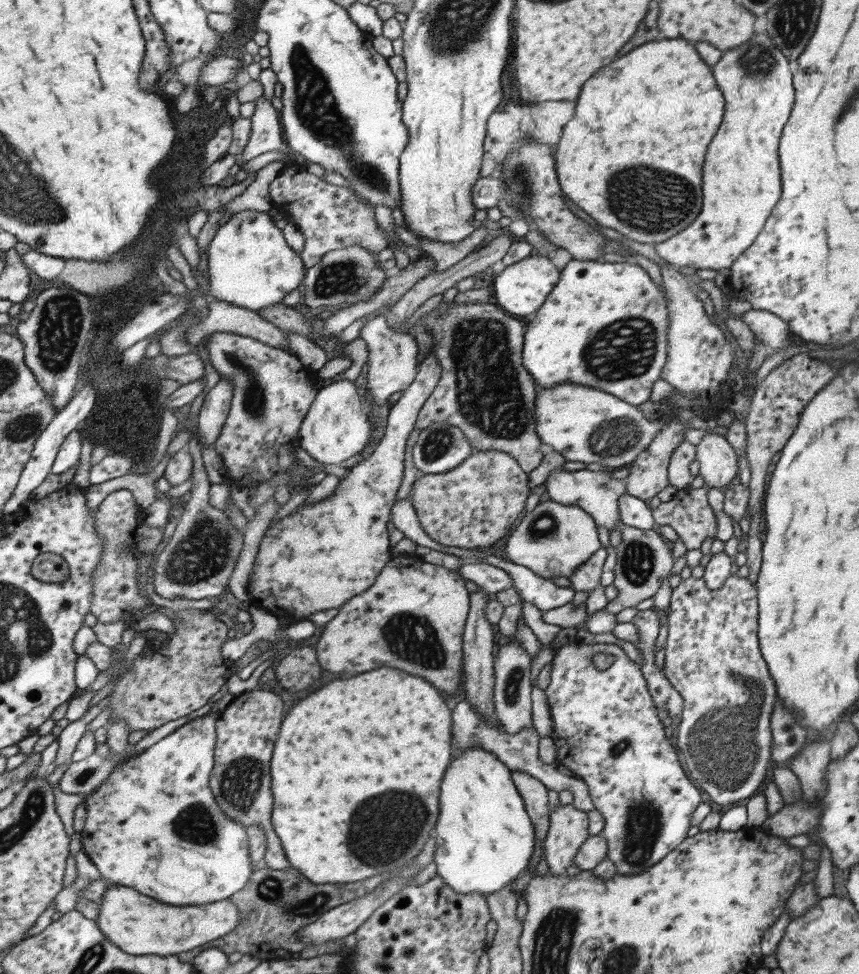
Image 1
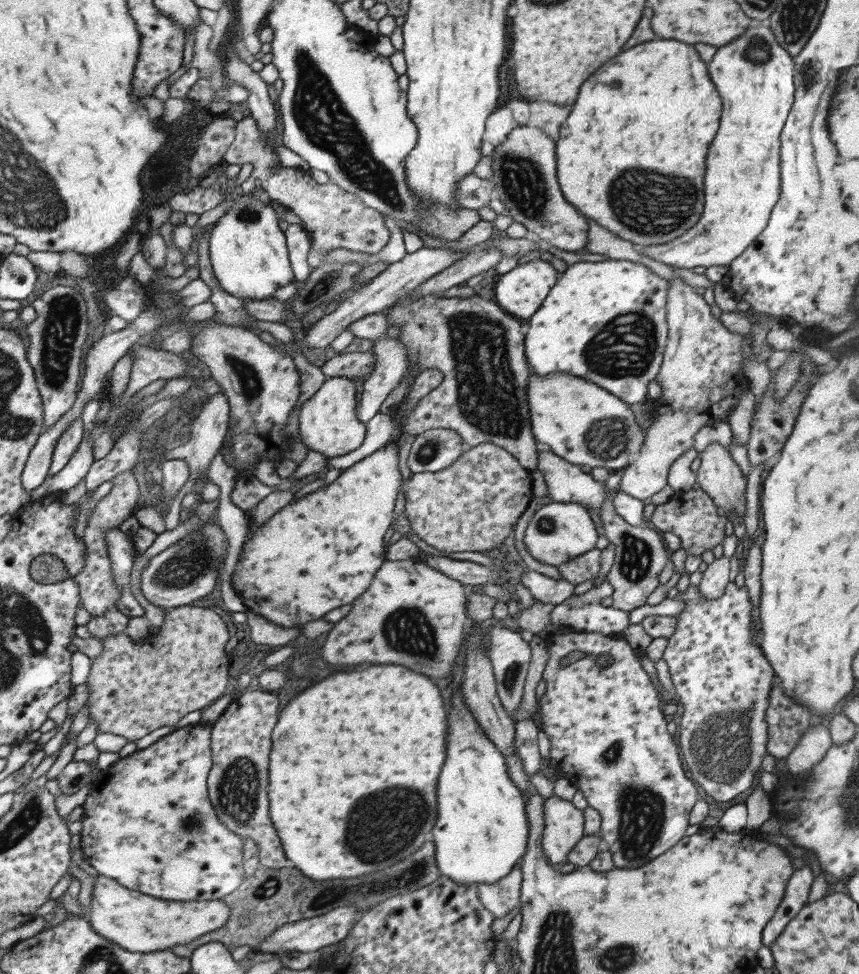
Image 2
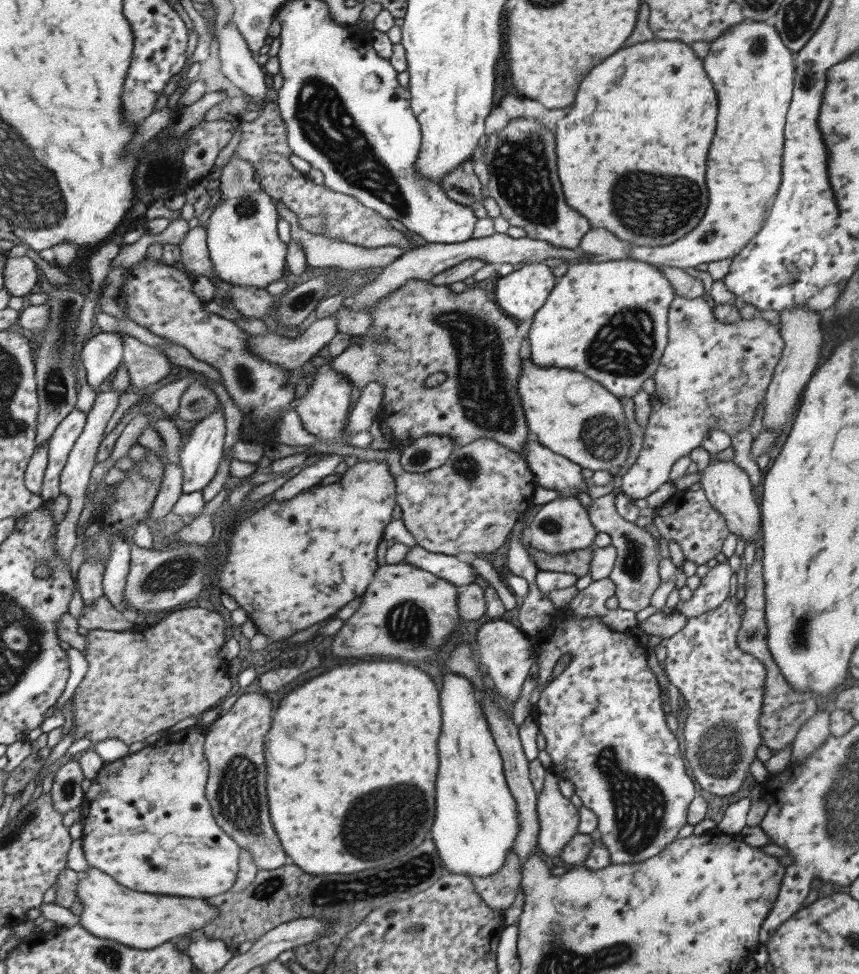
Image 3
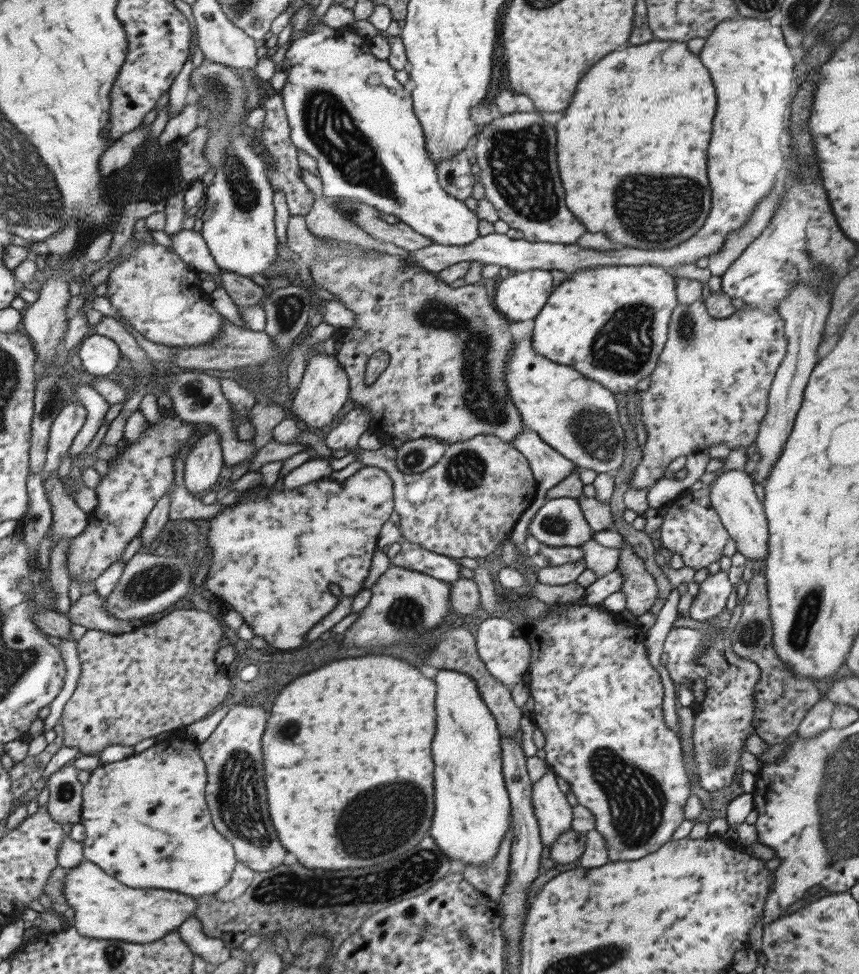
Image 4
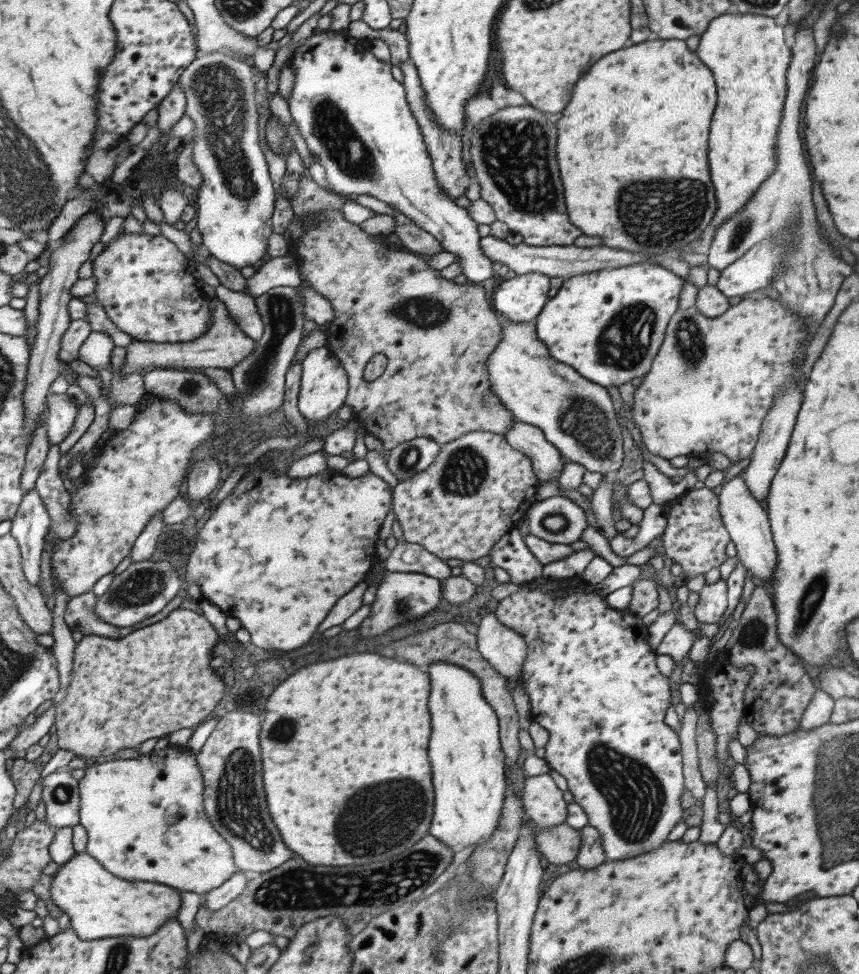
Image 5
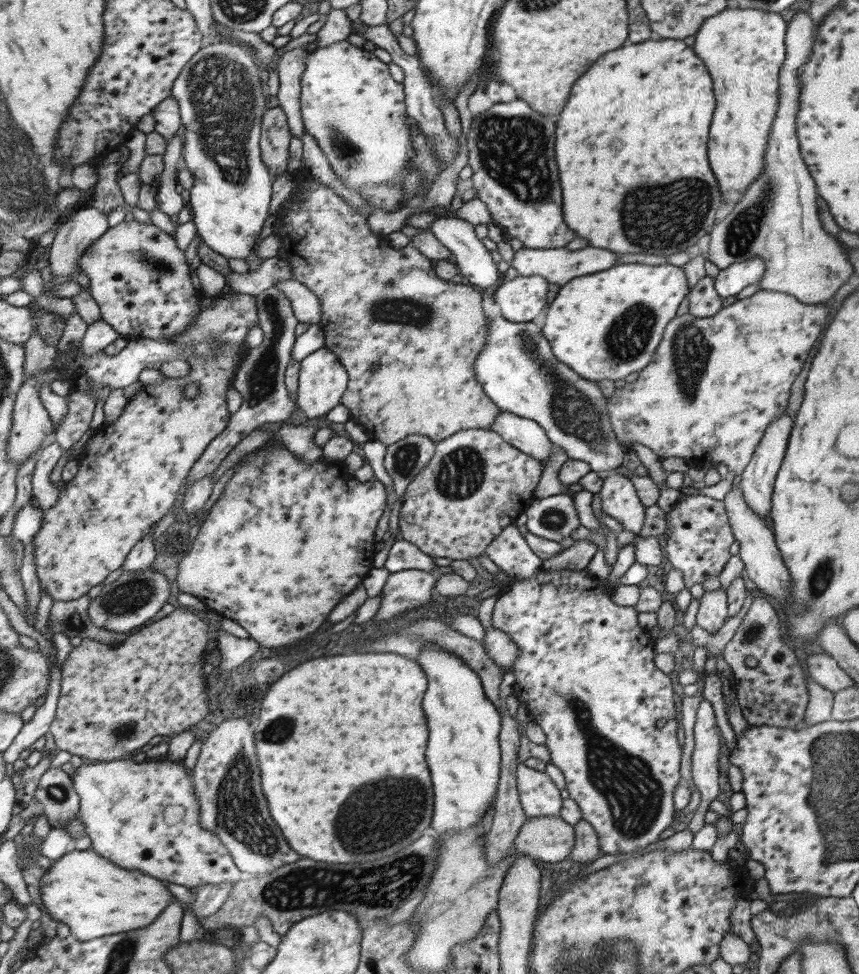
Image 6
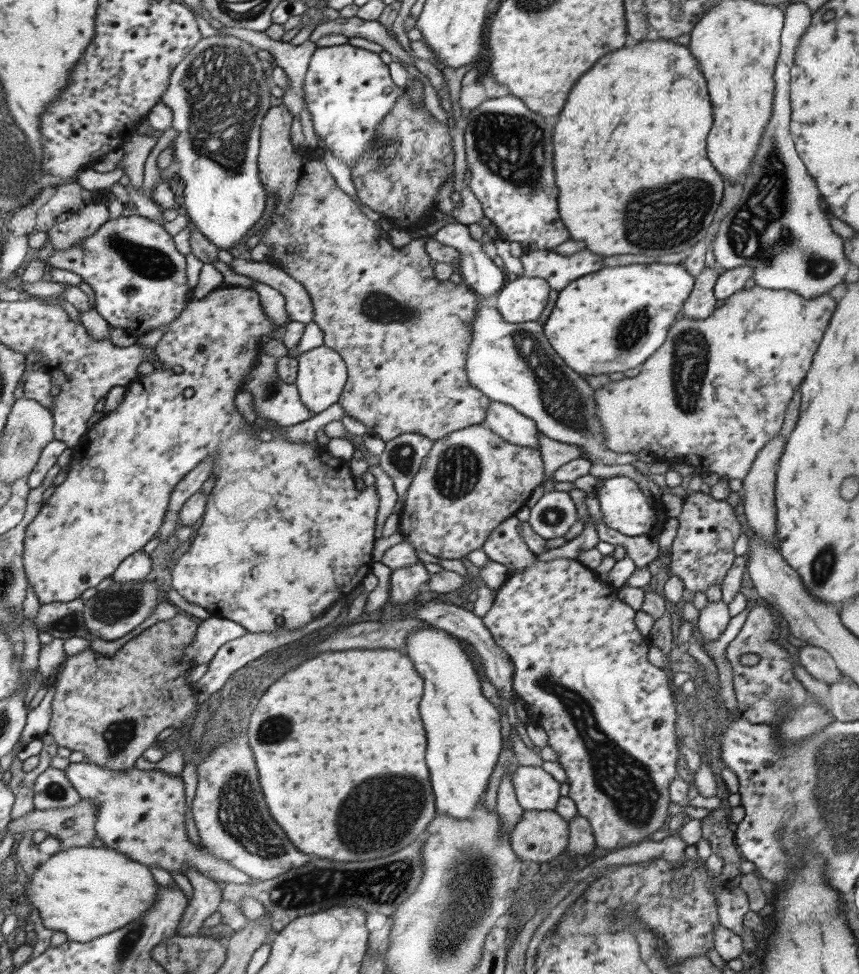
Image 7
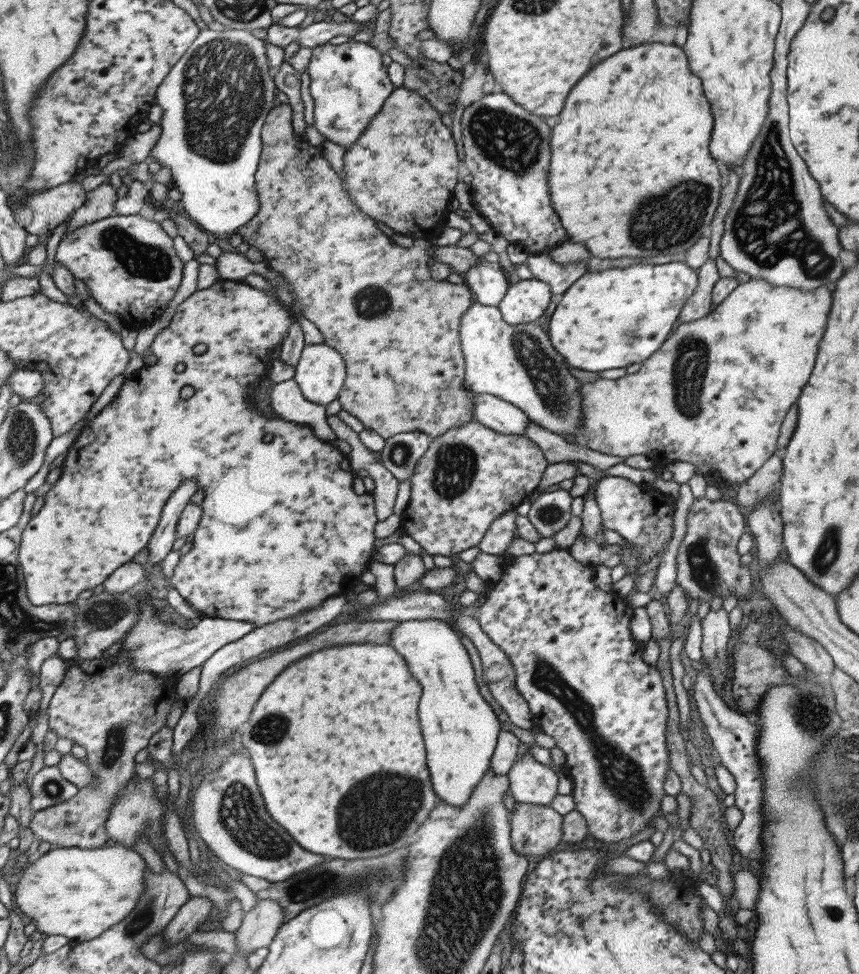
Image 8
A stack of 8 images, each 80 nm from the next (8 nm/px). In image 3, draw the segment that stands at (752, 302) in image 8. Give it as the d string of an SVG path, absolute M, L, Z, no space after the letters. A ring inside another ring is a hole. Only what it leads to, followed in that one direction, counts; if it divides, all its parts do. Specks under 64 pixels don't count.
M674 294L666 325L667 343L662 350L659 368L651 376L656 390L648 400L649 420L642 438L641 453L621 478L621 494L633 499L645 499L661 484L668 482L675 460L689 456L712 430L723 431L732 439L737 431L748 429L753 412L763 405L769 381L783 350L779 324L773 325L761 318L719 322L702 297L683 298ZM727 384L735 386L735 396L737 390L743 396L685 398L693 392L707 394L707 390L715 394L717 388Z

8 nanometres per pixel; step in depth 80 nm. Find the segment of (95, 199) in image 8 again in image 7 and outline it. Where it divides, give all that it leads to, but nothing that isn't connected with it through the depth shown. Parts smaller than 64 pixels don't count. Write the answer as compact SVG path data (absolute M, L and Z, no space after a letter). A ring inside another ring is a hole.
M97 198L95 202L87 202L65 221L55 223L46 235L55 251L60 251L73 245L78 245L83 237L95 233L103 223L109 221L111 213L106 202Z

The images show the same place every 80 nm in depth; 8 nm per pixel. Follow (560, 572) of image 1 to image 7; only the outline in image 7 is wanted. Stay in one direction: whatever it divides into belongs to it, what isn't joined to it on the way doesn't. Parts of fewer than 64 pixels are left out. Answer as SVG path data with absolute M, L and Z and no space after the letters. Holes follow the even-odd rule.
M547 492L529 508L527 523L546 541L563 536L577 520L574 502L567 492Z

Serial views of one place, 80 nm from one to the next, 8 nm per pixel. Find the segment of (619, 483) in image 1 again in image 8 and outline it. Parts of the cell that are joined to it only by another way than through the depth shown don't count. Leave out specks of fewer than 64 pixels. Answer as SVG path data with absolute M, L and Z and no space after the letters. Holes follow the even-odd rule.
M476 394L472 400L473 421L497 434L525 436L525 426L529 420L516 406L490 394Z

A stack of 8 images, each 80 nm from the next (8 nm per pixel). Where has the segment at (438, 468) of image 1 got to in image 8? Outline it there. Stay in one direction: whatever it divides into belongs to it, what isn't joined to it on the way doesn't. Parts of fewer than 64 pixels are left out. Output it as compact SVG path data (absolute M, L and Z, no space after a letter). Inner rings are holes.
M421 432L395 434L385 439L379 452L379 462L395 477L397 482L409 480L416 462L425 454L431 440Z

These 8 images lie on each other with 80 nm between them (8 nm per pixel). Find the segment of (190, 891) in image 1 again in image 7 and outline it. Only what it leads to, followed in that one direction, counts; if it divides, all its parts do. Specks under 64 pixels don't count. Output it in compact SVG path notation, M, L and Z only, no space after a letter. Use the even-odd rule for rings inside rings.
M86 761L68 763L64 775L81 799L96 804L95 834L105 848L127 855L147 868L158 866L168 873L177 871L184 875L187 867L193 867L211 880L235 884L250 882L249 876L215 858L200 842L195 846L187 839L183 827L185 801L181 777L153 769L143 771L134 766L109 770Z

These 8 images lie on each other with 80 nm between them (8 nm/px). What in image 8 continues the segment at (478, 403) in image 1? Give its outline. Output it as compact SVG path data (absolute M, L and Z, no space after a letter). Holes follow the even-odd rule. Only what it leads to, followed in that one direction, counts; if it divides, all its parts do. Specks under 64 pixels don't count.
M279 104L275 105L265 117L265 120L263 121L261 130L260 130L260 141L261 141L261 152L259 155L258 165L256 168L256 171L254 172L254 187L255 192L257 193L257 200L258 200L258 209L257 214L249 220L249 222L242 224L239 226L237 230L237 234L241 236L242 242L245 242L245 244L249 244L249 246L253 246L253 248L258 248L260 252L262 252L262 258L265 261L266 265L269 268L272 268L282 280L285 282L288 282L290 284L290 290L292 290L292 296L294 296L294 300L296 300L296 303L298 304L298 307L300 308L301 314L305 320L308 320L309 322L312 322L317 330L321 333L323 343L325 343L327 346L330 346L331 348L334 348L341 356L345 365L346 375L345 380L343 381L341 390L338 392L338 401L340 402L340 408L345 410L345 412L348 412L351 414L352 417L357 419L361 424L363 424L364 429L371 430L372 432L375 432L380 438L387 439L395 436L395 434L401 434L401 433L407 433L407 432L421 432L422 434L425 434L430 440L433 438L437 438L437 436L441 436L445 430L453 430L453 429L459 429L463 426L466 426L467 423L470 423L473 421L472 416L472 400L475 394L471 392L470 390L467 390L466 388L462 387L462 380L464 375L464 358L461 354L461 349L459 346L459 319L461 318L461 315L467 310L467 307L473 302L472 294L470 293L470 290L464 285L463 283L459 284L452 284L448 283L446 280L443 281L435 281L430 277L430 270L428 269L429 266L427 266L427 259L429 258L426 253L426 248L428 246L431 246L431 242L428 239L423 238L415 238L413 241L413 244L409 248L403 248L400 246L397 246L391 238L387 237L381 231L379 231L379 228L375 226L375 222L369 217L365 217L363 213L361 213L361 210L359 210L353 202L351 202L351 199L348 197L348 194L346 193L346 190L343 187L343 182L341 179L341 176L339 176L335 171L331 169L331 166L323 159L321 155L321 149L320 147L311 146L303 136L296 135L293 133L293 129L291 129L291 107L289 107L288 104Z

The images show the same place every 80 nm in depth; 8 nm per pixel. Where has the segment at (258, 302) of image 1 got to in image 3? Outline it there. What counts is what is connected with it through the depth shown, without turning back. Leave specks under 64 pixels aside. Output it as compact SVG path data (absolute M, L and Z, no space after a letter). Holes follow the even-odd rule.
M233 154L229 157L228 162L219 172L218 181L221 202L215 204L211 214L209 214L209 219L204 224L209 260L225 286L237 285L265 289L267 284L275 282L281 276L286 267L286 243L279 240L276 231L278 218L276 206L255 180L253 165L241 157L236 157Z

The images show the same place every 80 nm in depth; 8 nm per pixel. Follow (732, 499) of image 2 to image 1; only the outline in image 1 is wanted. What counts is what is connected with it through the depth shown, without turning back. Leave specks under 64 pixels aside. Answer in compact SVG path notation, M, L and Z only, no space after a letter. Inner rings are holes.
M707 433L695 446L698 475L703 486L713 489L730 489L737 474L736 456L725 438Z

